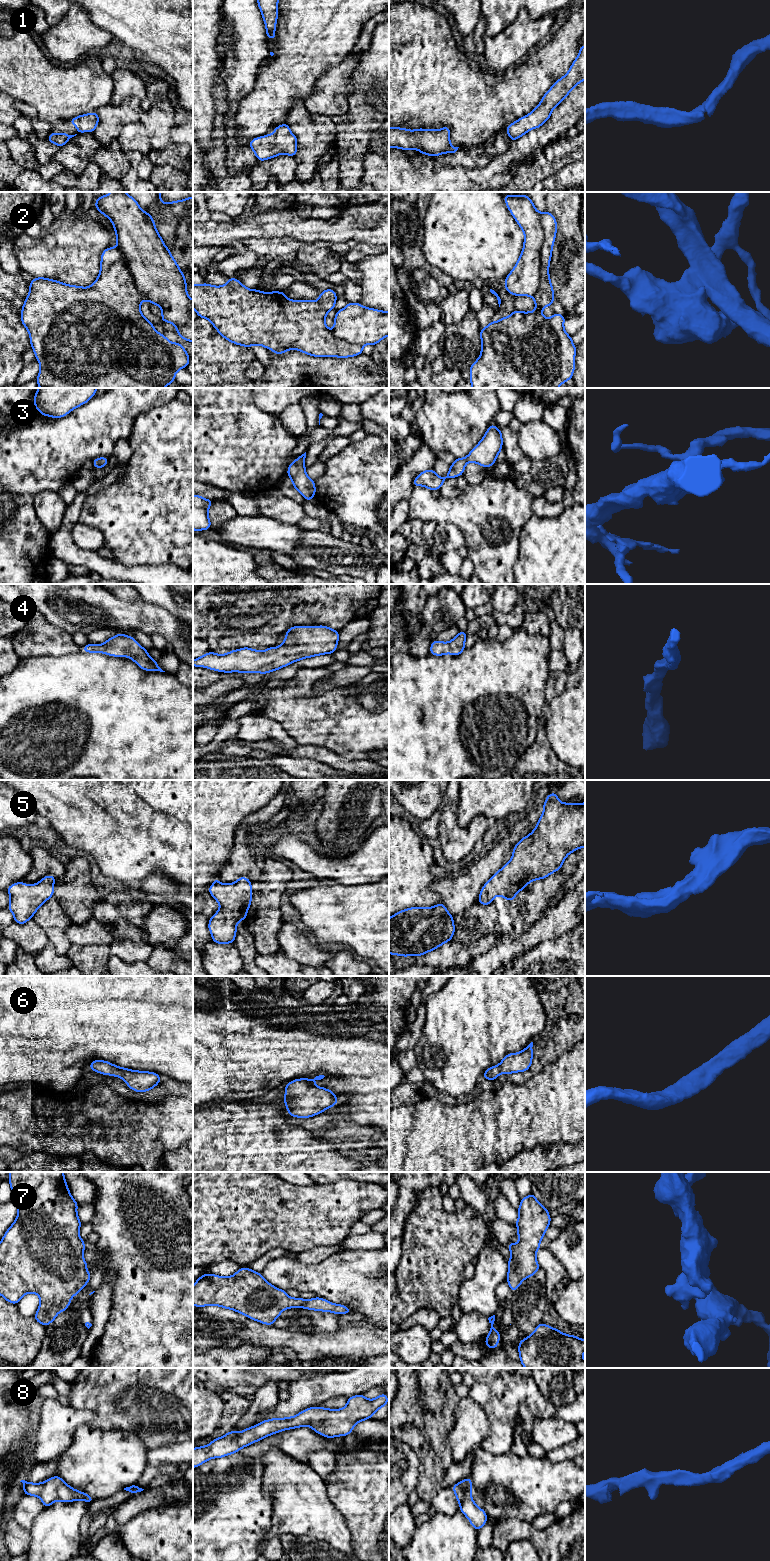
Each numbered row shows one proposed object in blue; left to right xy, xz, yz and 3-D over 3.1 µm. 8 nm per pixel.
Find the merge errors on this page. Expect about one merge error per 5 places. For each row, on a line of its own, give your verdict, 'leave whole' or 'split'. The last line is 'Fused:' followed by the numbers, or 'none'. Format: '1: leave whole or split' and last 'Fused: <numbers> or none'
1: leave whole
2: split
3: leave whole
4: leave whole
5: leave whole
6: leave whole
7: leave whole
8: leave whole
Fused: 2

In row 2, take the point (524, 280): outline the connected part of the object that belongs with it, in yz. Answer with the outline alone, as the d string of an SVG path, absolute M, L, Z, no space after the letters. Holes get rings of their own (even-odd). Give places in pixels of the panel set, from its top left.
M503 195L504 201L524 232L524 245L504 287L514 296L533 297L540 286L540 250L544 241L541 213L528 195Z

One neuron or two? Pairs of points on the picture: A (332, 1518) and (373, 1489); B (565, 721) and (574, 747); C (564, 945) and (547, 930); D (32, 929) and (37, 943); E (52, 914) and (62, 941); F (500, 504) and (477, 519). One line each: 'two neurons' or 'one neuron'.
A: two neurons
B: one neuron
C: two neurons
D: one neuron
E: one neuron
F: one neuron

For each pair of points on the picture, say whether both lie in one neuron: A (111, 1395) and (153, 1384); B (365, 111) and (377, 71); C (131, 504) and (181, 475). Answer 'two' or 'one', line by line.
A: one
B: one
C: one

